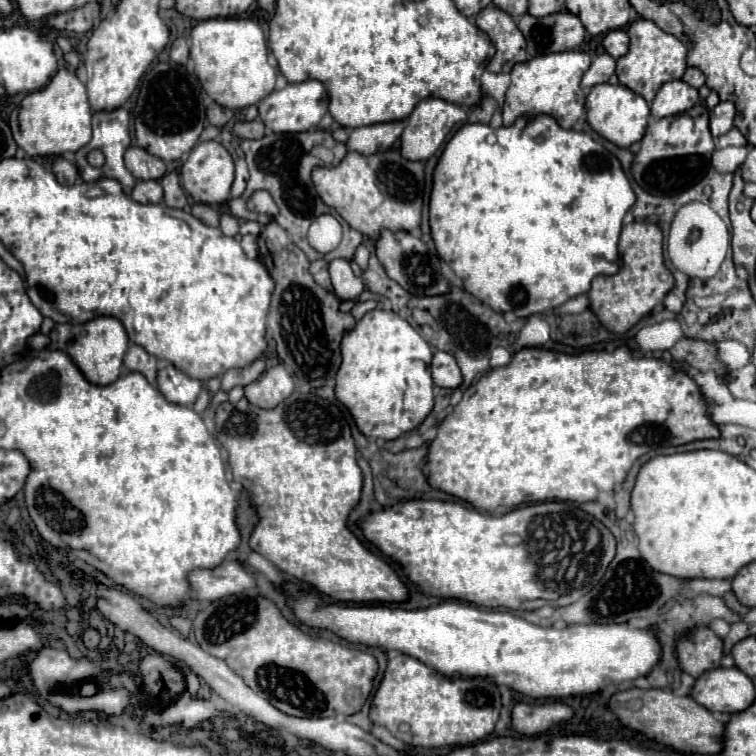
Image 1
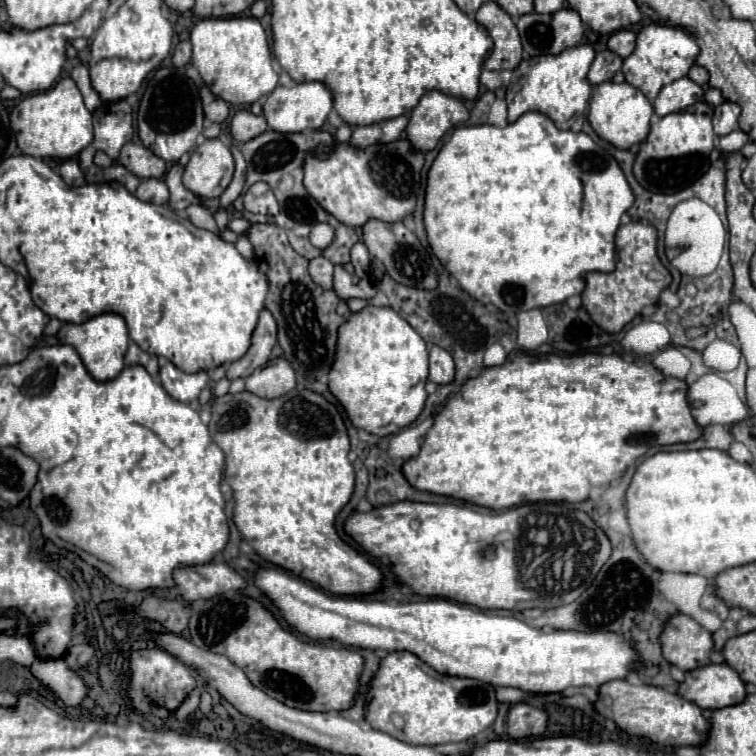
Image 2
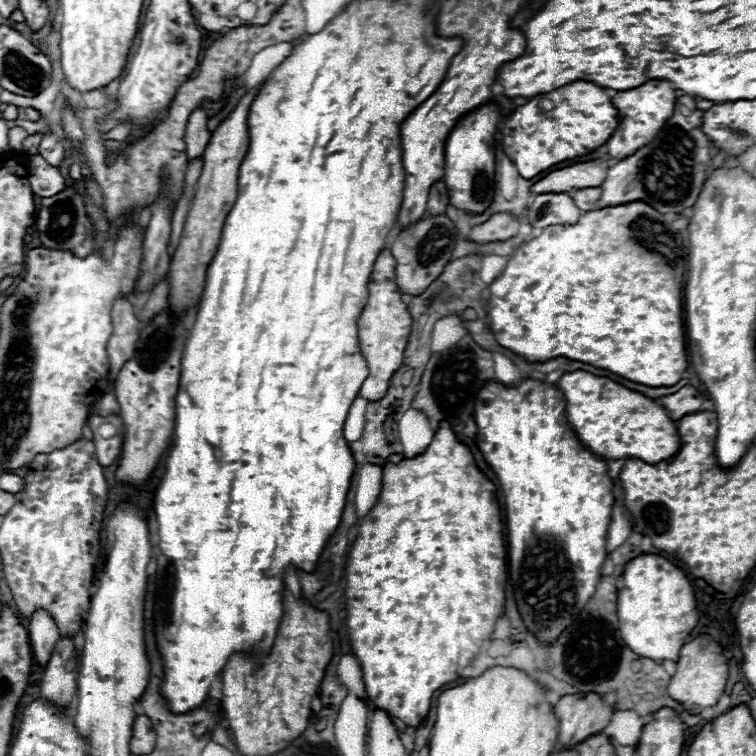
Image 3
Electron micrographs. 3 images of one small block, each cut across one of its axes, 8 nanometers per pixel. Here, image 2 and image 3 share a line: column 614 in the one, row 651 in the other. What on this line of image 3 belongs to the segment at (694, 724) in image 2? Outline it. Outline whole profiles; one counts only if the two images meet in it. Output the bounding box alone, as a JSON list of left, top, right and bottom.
[668,634,728,714]

